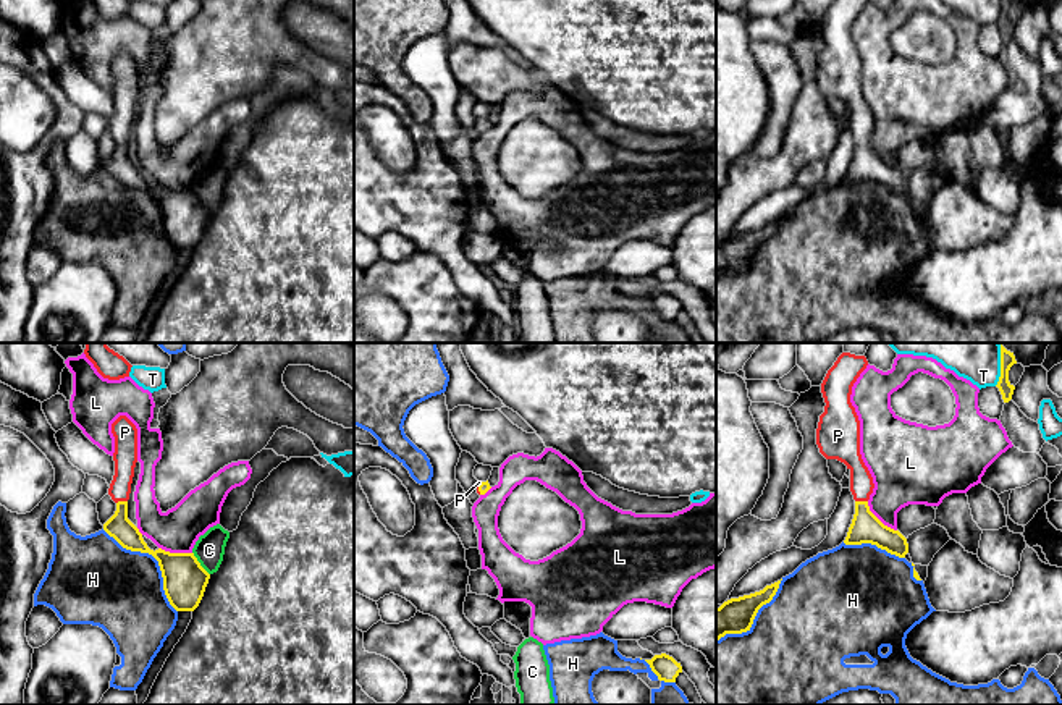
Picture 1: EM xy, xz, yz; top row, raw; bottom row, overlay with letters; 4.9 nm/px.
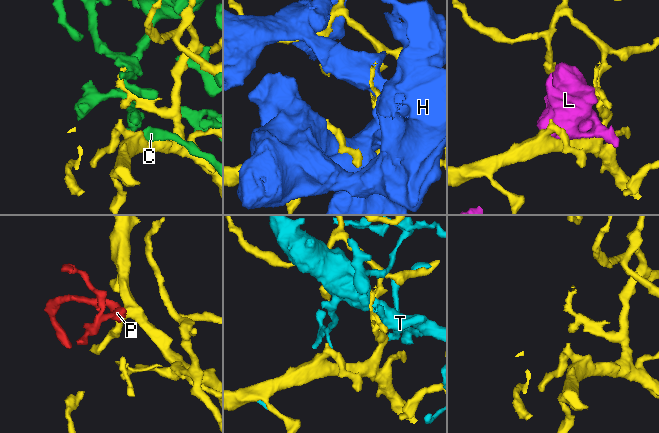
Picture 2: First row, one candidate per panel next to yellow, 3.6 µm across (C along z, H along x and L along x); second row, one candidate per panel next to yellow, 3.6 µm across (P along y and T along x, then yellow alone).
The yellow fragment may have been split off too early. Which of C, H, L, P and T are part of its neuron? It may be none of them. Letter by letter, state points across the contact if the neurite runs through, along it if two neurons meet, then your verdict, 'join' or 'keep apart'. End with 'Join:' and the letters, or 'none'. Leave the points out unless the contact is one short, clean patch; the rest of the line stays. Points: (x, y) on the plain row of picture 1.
C: keep apart
H: keep apart
L: keep apart
P: across yz (865, 165), (862, 139), (862, 123) | join
T: keep apart
Join: P

